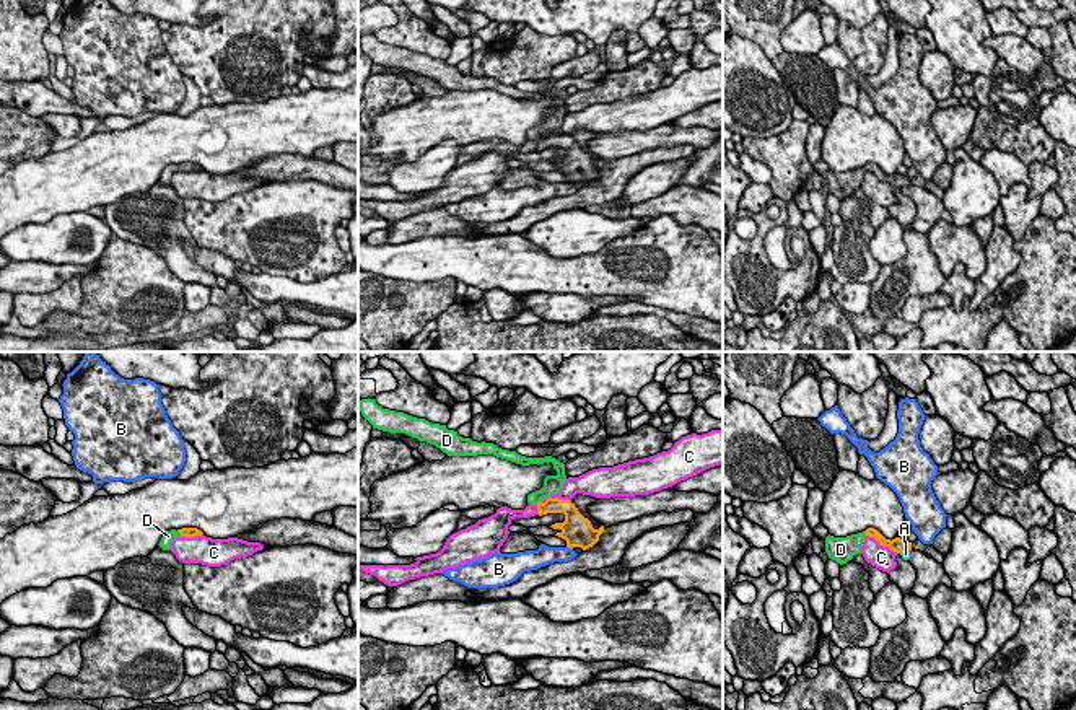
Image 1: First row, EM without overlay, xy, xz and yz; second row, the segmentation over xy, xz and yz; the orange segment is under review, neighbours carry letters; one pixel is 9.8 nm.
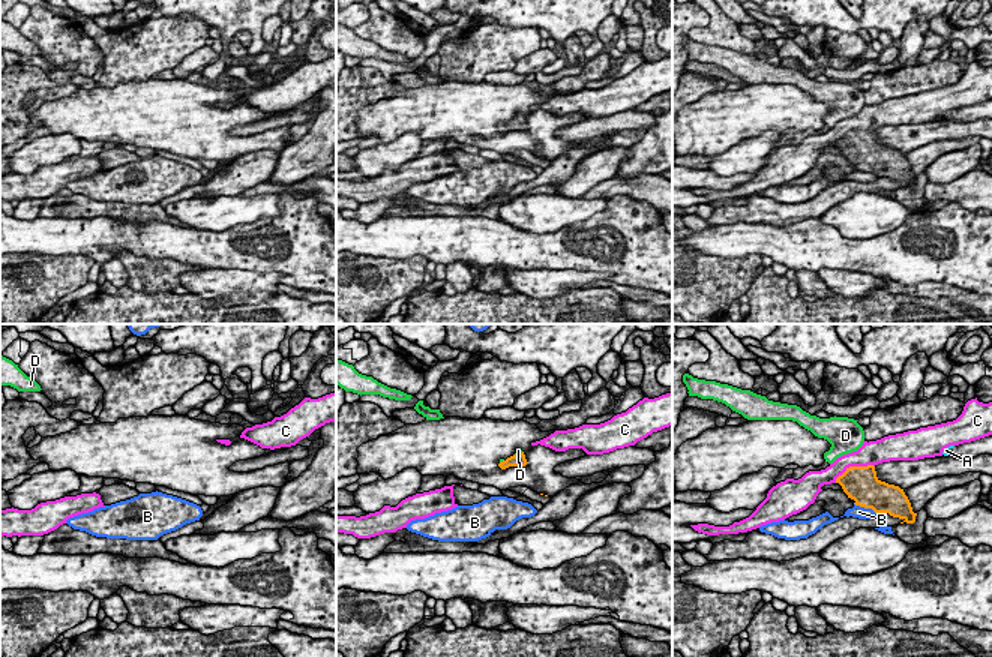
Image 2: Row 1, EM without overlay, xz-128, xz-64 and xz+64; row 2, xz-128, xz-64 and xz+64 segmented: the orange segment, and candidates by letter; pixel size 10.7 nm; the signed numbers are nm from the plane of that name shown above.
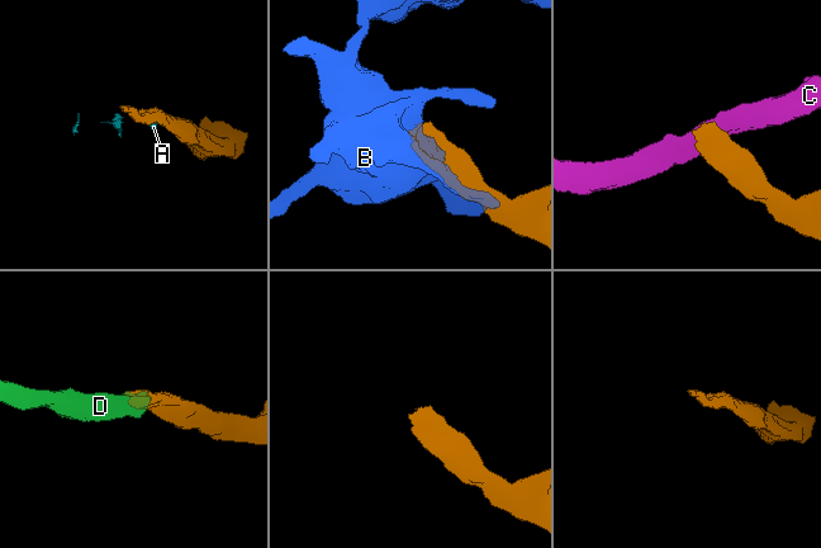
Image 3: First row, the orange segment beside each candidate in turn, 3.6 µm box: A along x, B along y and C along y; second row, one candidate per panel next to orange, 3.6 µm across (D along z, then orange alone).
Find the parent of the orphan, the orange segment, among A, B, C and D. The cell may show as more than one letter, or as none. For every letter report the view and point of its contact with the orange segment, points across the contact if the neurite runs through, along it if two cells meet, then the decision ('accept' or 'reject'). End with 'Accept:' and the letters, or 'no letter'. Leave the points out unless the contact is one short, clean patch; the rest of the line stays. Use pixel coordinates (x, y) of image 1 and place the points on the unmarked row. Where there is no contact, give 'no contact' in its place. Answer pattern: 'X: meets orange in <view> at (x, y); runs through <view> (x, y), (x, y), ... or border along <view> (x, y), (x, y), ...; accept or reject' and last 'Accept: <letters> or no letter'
A: meets orange in yz at (904, 186); border along yz (909, 184), (901, 189); reject
B: meets orange in xz at (570, 183); reject
C: meets orange in xz at (555, 134); reject
D: meets orange in xy at (179, 166); runs through xy (186, 166), (179, 166), (168, 171); accept
Accept: D

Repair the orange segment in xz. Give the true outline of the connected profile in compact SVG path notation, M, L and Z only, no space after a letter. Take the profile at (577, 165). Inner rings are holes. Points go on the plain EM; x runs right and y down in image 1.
M361 34L358 44L365 55L368 55L373 64L389 67L389 68L405 68L418 77L426 77L435 80L448 91L477 91L477 90L493 90L496 93L529 101L552 98L557 106L555 111L547 111L544 114L544 122L527 130L527 138L537 142L537 150L547 148L563 148L565 156L555 158L550 163L557 164L555 171L566 176L566 182L581 182L583 186L593 182L599 171L604 168L604 161L594 164L591 156L584 153L575 138L570 135L560 135L555 130L562 127L566 116L565 99L552 91L545 93L526 93L516 86L501 85L493 78L477 78L470 73L462 73L454 65L448 65L446 60L431 59L425 54L417 54L404 47L396 47L383 44L374 34Z

